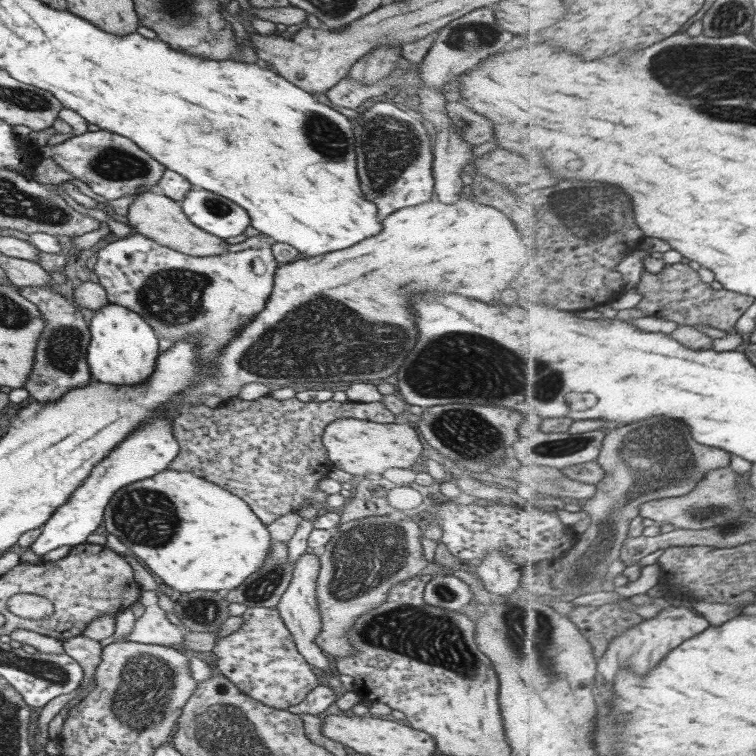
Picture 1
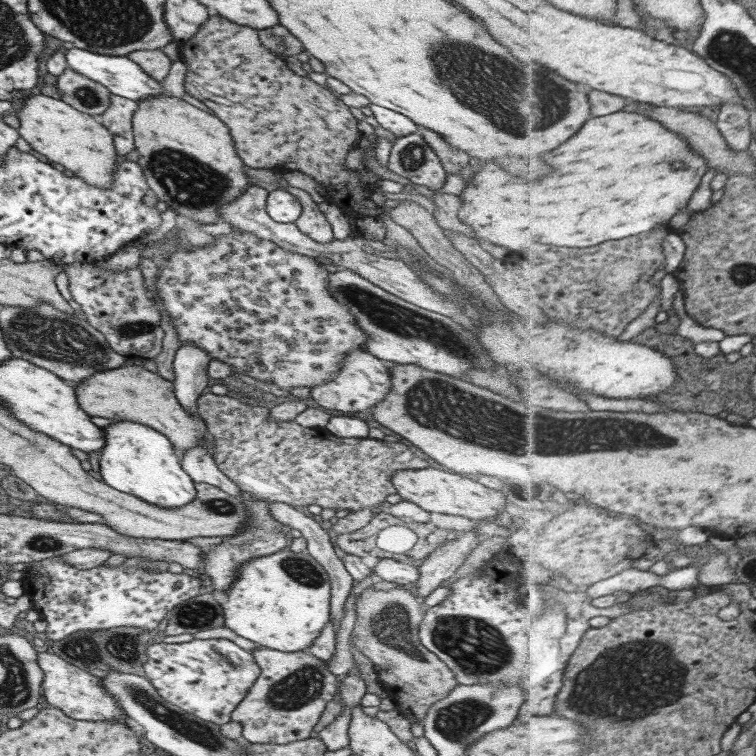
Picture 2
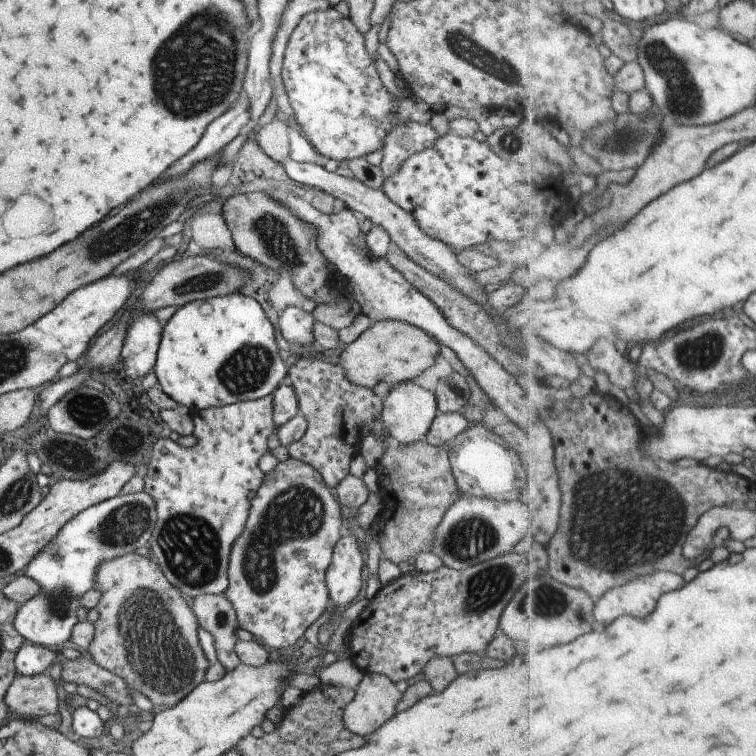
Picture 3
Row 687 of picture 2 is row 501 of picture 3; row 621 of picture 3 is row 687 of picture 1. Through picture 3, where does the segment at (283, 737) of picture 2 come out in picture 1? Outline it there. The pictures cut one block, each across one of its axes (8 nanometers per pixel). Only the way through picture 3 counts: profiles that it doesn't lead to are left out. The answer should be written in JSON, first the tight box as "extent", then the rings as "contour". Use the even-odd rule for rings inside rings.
{"extent":[211,606,319,710],"contour":[[[253,606],[246,608],[240,616],[243,618],[243,623],[233,633],[217,639],[211,650],[216,657],[214,670],[227,677],[241,694],[265,706],[283,710],[299,704],[315,686],[319,686],[319,680],[317,680],[317,672],[307,665],[301,654],[297,652],[292,636],[281,621],[276,607]]]}

